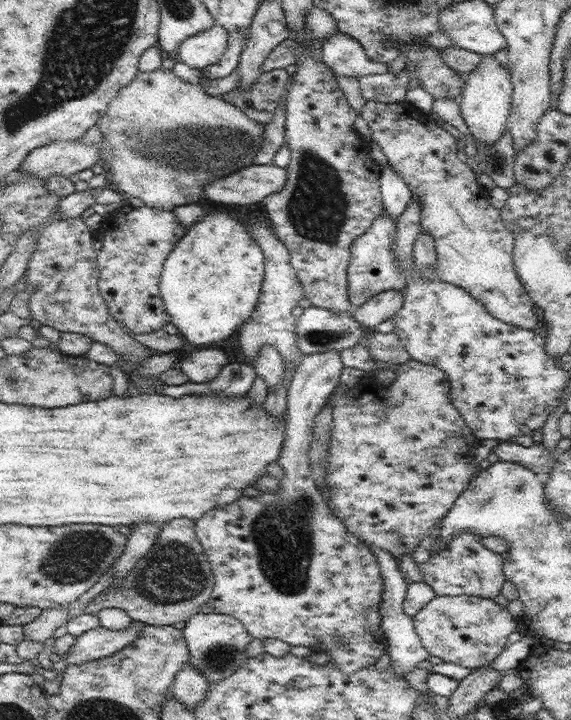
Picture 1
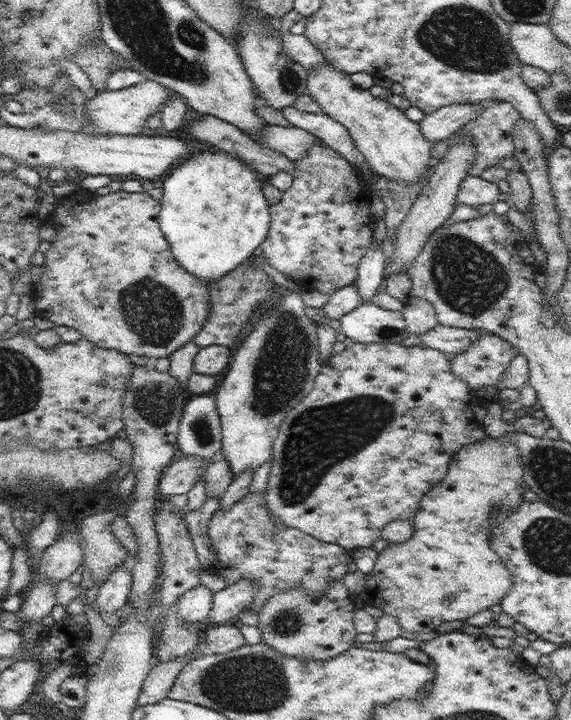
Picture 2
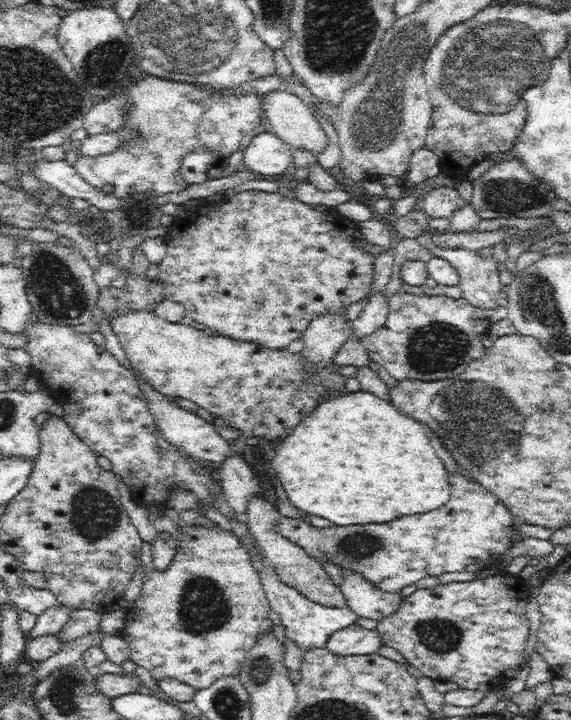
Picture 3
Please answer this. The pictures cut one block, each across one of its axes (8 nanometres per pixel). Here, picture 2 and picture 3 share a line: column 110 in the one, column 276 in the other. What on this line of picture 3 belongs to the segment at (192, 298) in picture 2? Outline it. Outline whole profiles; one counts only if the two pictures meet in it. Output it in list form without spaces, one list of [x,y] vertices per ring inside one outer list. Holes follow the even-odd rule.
[[[246,190],[219,203],[202,202],[187,210],[183,215],[177,216],[172,225],[168,227],[164,239],[167,244],[166,256],[160,264],[157,264],[159,266],[157,280],[163,284],[165,299],[182,305],[185,308],[186,316],[199,322],[199,324],[204,324],[204,326],[207,326],[207,330],[213,334],[246,342],[255,342],[260,346],[271,349],[288,348],[290,342],[301,338],[314,316],[322,316],[326,312],[337,312],[337,314],[345,316],[348,306],[361,302],[369,296],[368,292],[370,292],[370,286],[372,286],[372,280],[374,280],[375,256],[364,248],[364,244],[369,243],[362,238],[356,221],[344,218],[336,207],[316,210],[311,204],[279,193]]]

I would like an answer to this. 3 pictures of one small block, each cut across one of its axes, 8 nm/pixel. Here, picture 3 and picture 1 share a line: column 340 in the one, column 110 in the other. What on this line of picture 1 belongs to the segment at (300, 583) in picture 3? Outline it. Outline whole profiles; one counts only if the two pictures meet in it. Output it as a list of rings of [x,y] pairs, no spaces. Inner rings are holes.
[[[176,518],[160,529],[160,536],[128,576],[117,586],[108,587],[86,606],[84,613],[96,614],[103,608],[121,608],[134,622],[170,626],[200,613],[200,606],[210,600],[215,585],[208,558],[196,538],[195,522]]]

